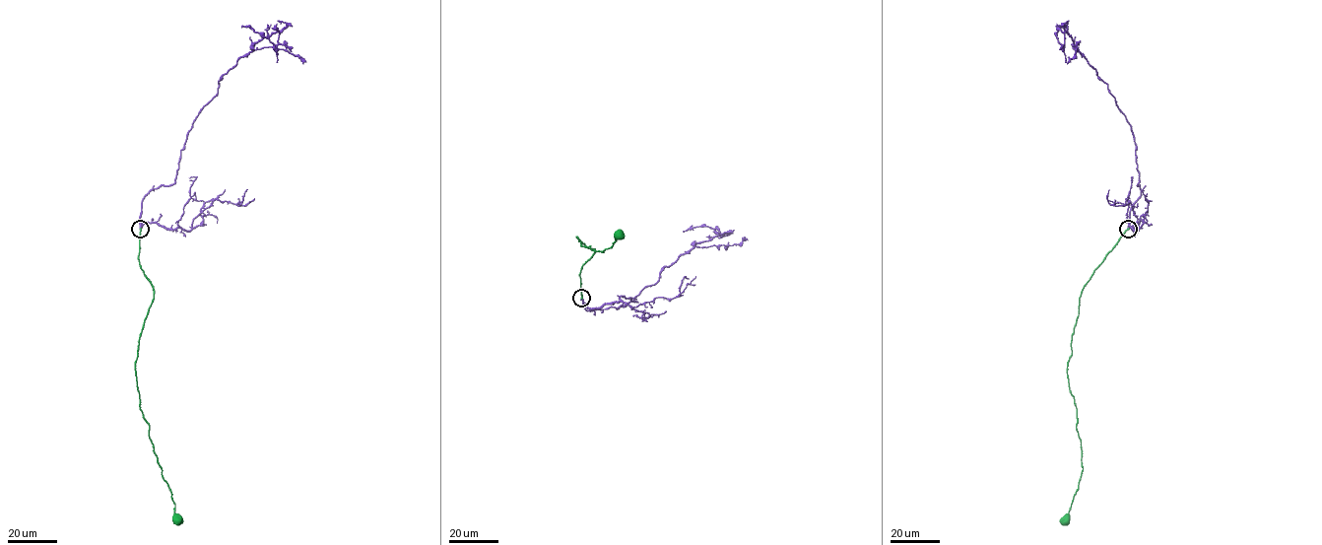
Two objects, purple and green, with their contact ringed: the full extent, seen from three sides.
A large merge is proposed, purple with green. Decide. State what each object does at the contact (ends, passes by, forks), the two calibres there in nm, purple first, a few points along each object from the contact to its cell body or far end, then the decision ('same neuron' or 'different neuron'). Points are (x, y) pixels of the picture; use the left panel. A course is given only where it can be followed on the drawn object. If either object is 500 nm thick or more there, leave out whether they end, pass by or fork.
purple passes by | green ends | 440/320 nm | purple via (140, 229), (142, 199), (174, 182), (187, 133), (219, 79), (255, 43), (280, 32), (278, 44), (241, 28) | green via (140, 229), (138, 261), (152, 285), (153, 300), (140, 336), (135, 375), (140, 410), (178, 520) | same neuron

